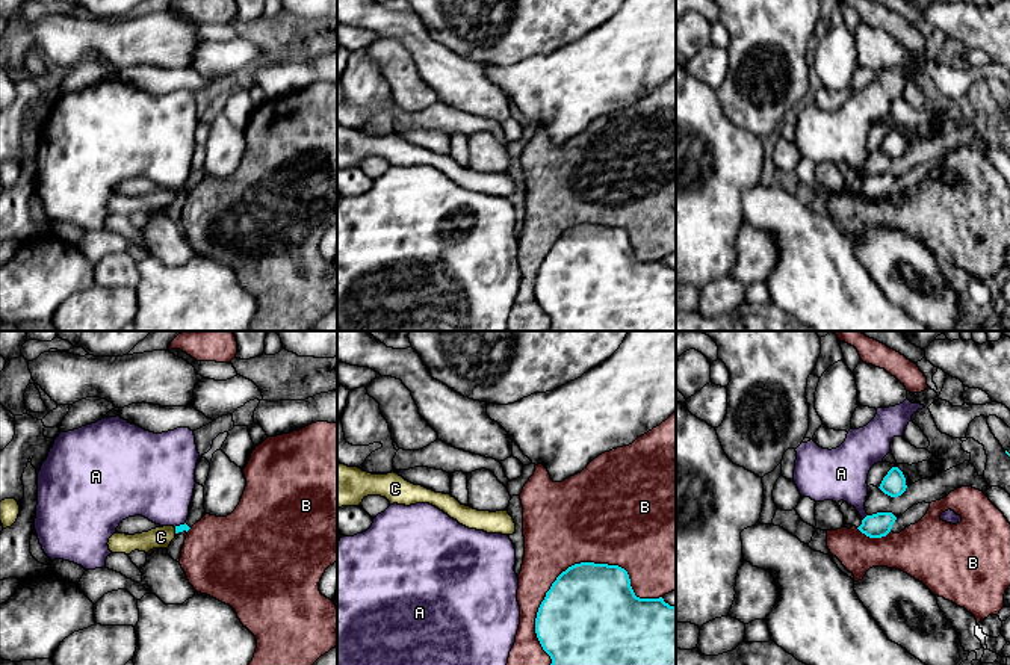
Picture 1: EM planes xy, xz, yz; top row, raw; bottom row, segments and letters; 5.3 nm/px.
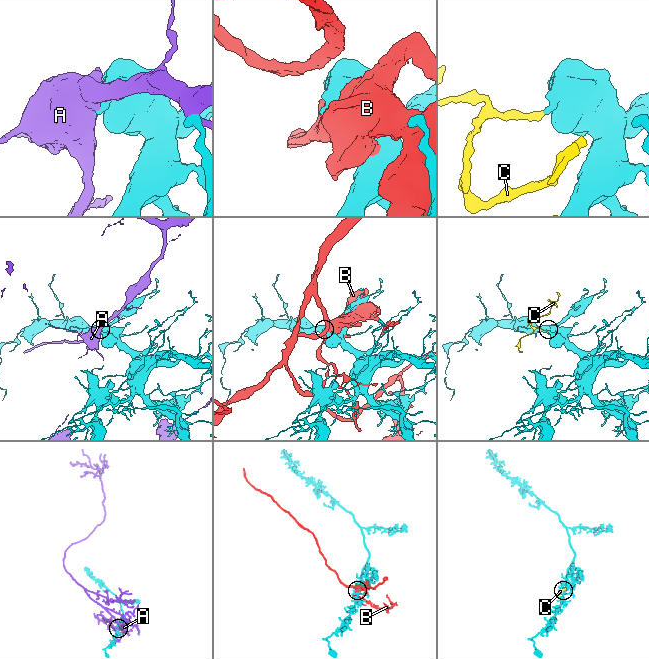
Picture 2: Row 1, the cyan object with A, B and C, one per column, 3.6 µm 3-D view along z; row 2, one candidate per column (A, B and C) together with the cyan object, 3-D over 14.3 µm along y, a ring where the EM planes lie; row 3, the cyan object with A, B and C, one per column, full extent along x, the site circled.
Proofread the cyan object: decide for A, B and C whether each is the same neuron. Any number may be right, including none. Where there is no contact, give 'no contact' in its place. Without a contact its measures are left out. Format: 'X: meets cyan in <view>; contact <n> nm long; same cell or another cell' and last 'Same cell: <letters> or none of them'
A: meets cyan in yz; contact 50 nm long; another cell
B: meets cyan in xz; contact 700 nm long; another cell
C: meets cyan in xy; contact 30 nm long; same cell
Same cell: C

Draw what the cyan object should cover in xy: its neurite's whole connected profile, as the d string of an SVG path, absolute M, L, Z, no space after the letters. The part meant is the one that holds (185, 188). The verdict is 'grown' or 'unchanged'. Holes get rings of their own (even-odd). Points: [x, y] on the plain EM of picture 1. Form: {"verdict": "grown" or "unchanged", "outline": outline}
{"verdict": "grown", "outline": "M184 184L180 187L163 187L156 189L148 193L125 196L125 195L113 195L109 200L109 212L112 215L125 215L130 216L135 212L148 215L153 210L168 210L171 203L175 200L178 193L189 192L191 189Z"}

